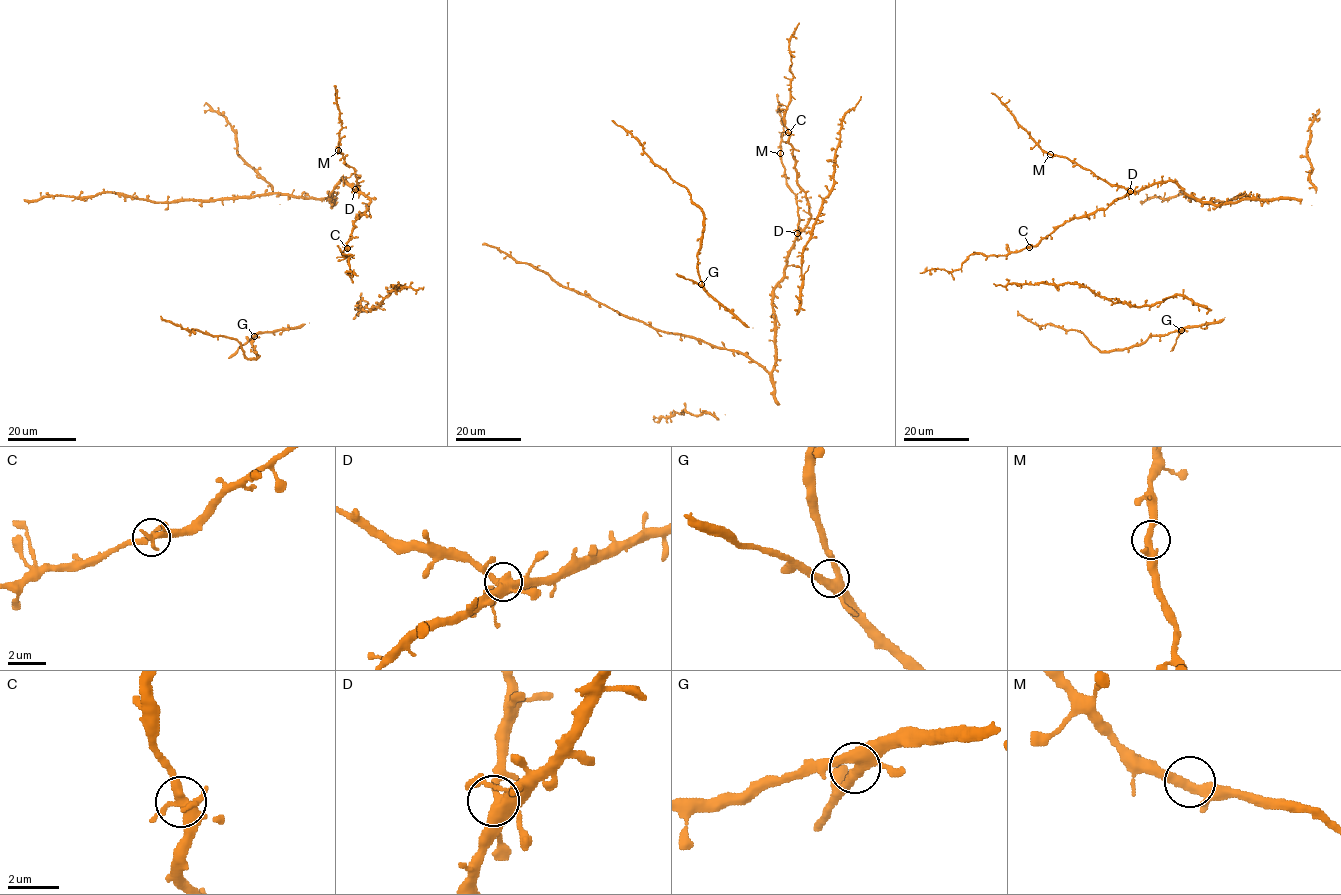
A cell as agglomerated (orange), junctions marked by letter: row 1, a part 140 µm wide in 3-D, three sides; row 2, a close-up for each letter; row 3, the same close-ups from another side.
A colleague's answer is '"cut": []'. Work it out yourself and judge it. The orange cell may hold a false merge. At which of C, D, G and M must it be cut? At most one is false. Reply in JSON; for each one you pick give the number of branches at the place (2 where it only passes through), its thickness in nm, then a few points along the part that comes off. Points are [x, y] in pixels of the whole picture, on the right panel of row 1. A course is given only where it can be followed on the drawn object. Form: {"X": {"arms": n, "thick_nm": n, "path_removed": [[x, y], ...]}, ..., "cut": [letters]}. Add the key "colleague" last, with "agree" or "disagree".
{"cut": [], "colleague": "agree"}

